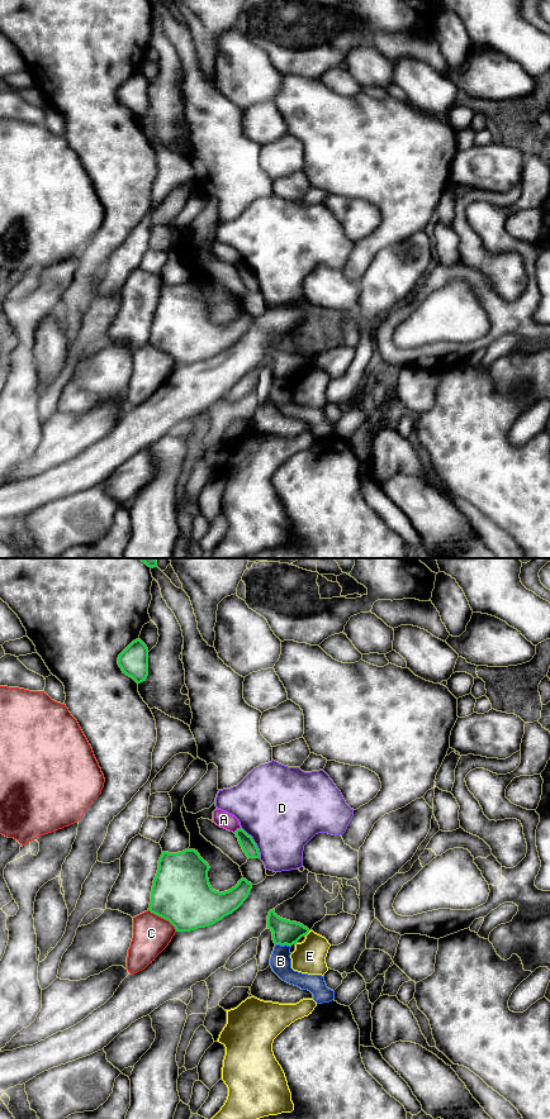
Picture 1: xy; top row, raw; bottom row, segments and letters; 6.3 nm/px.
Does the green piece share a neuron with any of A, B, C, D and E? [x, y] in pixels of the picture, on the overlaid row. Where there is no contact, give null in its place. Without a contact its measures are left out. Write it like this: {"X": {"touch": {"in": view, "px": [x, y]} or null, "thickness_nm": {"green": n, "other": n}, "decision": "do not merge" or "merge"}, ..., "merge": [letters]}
{"A": {"touch": {"in": "xy", "px": [237, 829]}, "thickness_nm": {"green": 90, "other": 100}, "decision": "do not merge"}, "B": {"touch": {"in": "xy", "px": [283, 944]}, "thickness_nm": {"green": 160, "other": 140}, "decision": "do not merge"}, "C": {"touch": {"in": "xy", "px": [164, 918]}, "thickness_nm": {"green": 380, "other": 240}, "decision": "do not merge"}, "D": {"touch": {"in": "xy", "px": [254, 842]}, "thickness_nm": {"green": 90, "other": 480}, "decision": "do not merge"}, "E": {"touch": {"in": "xy", "px": [308, 932]}, "thickness_nm": {"green": 160, "other": 200}, "decision": "do not merge"}, "merge": []}

